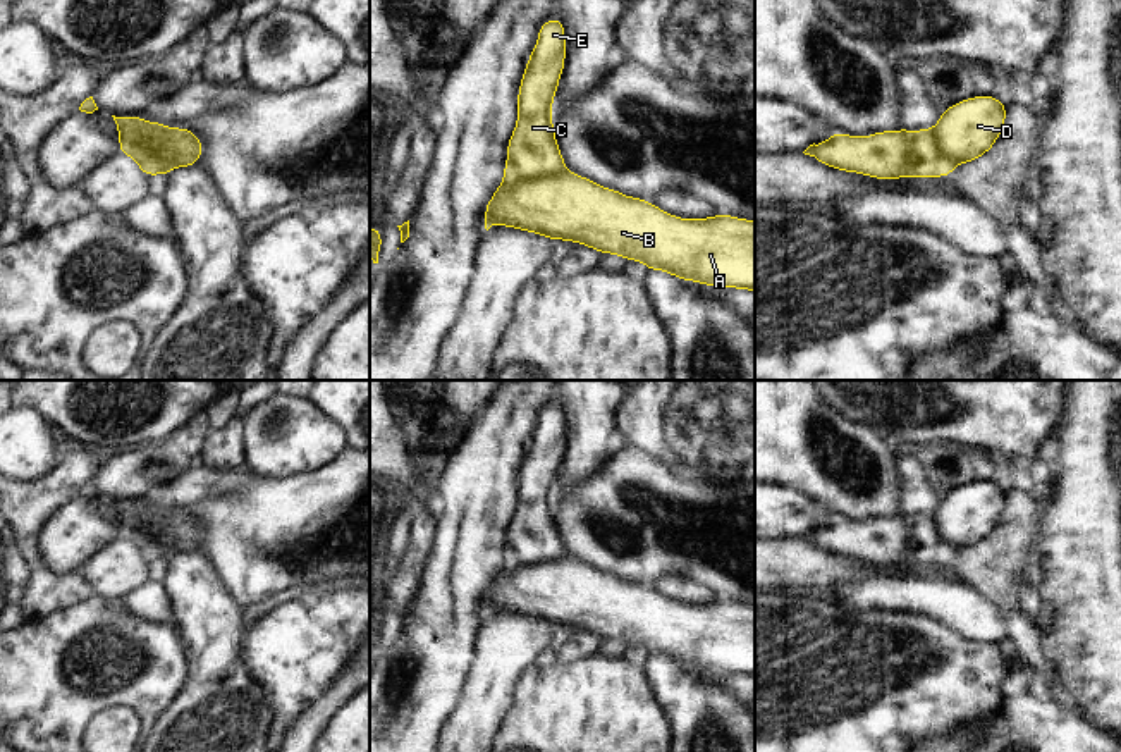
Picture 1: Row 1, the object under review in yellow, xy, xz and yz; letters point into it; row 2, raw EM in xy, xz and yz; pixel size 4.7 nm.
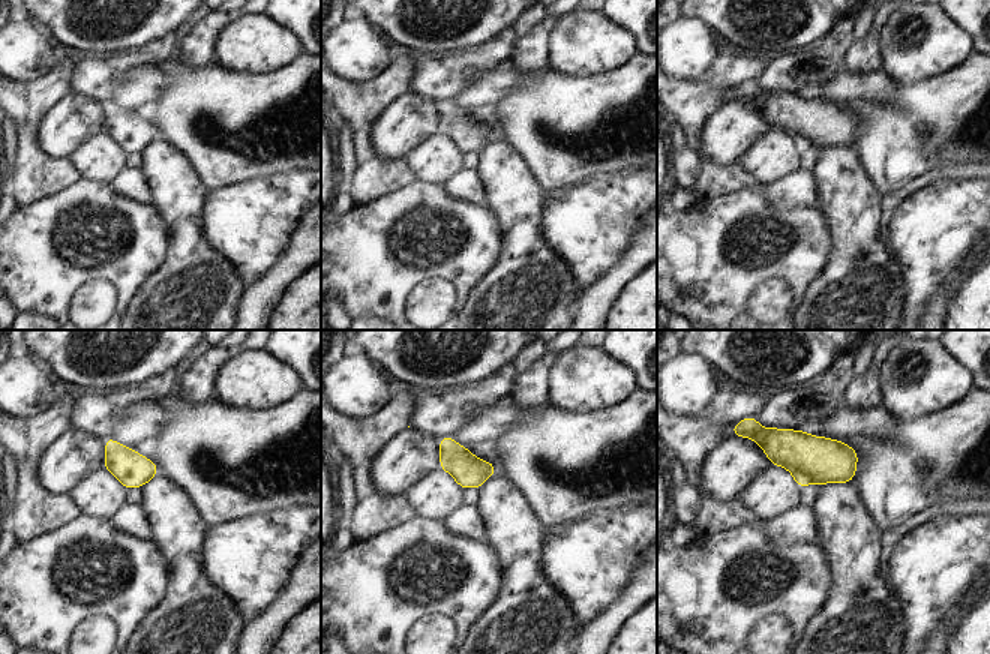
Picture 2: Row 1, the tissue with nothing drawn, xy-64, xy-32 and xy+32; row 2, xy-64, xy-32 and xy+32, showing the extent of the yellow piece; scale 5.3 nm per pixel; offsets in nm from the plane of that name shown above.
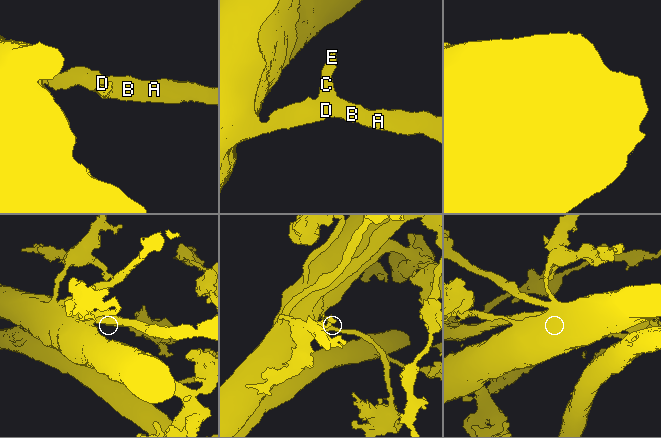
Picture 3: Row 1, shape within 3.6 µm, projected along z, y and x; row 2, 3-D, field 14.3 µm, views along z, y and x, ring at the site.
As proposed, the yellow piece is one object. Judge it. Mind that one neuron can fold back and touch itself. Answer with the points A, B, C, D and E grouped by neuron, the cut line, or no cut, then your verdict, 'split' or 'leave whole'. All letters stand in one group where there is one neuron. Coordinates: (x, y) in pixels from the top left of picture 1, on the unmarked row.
A B D / C E | xy (121, 506), (128, 506), (133, 517), (172, 551) | split

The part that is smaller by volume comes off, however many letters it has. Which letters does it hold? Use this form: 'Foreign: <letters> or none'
Foreign: C, E

